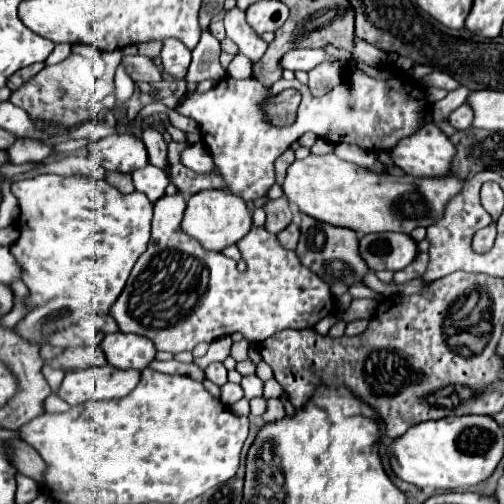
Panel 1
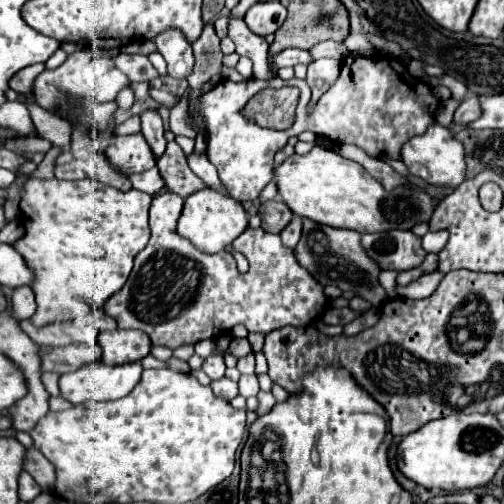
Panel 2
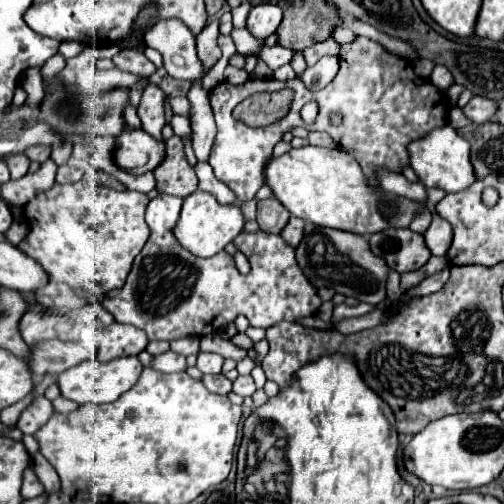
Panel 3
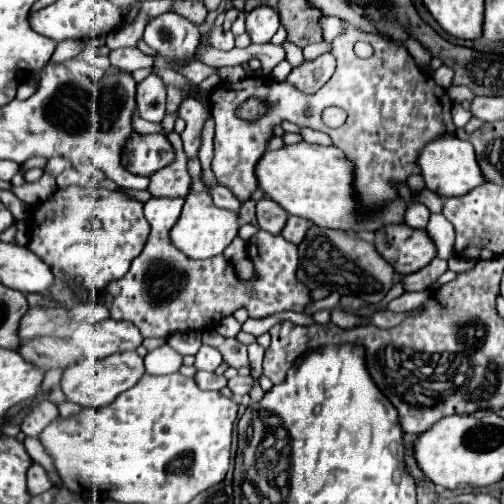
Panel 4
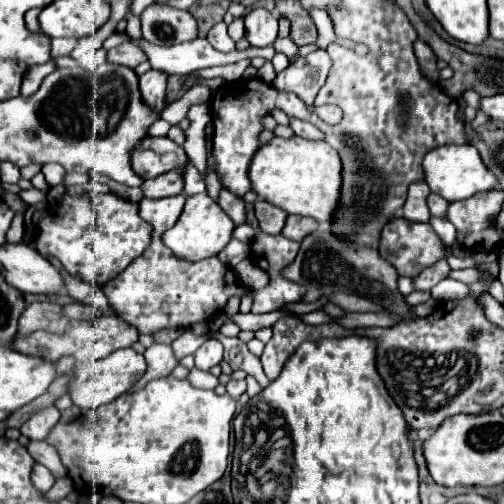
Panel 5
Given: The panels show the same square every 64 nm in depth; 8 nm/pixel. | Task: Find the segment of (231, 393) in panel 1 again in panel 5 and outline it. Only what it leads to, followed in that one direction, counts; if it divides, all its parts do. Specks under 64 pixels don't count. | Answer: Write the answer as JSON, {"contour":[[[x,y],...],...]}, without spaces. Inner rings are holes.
{"contour":[[[192,368],[190,376],[188,376],[190,384],[196,386],[196,388],[216,388],[220,382],[216,376],[212,376],[210,372],[204,372],[204,370],[198,370],[198,368]]]}

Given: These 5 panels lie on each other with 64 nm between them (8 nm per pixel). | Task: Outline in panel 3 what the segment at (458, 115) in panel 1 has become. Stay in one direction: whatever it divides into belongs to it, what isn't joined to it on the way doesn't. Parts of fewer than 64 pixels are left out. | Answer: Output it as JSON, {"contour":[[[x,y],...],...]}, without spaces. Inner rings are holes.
{"contour":[[[472,96],[472,100],[462,108],[462,112],[472,122],[482,124],[482,122],[488,122],[488,116],[492,116],[496,112],[496,104],[494,104],[494,100],[488,100],[482,96]]]}

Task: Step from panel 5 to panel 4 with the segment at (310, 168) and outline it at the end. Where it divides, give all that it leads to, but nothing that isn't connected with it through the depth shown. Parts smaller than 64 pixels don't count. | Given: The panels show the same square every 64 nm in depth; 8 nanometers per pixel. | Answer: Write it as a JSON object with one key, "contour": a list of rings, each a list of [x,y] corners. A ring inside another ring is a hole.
{"contour":[[[300,142],[284,146],[280,150],[268,150],[258,166],[256,176],[260,190],[278,202],[288,214],[306,218],[322,228],[350,230],[350,232],[376,232],[388,224],[402,224],[406,202],[394,200],[382,208],[382,212],[364,218],[358,214],[358,198],[354,190],[354,164],[336,146],[314,146]]]}

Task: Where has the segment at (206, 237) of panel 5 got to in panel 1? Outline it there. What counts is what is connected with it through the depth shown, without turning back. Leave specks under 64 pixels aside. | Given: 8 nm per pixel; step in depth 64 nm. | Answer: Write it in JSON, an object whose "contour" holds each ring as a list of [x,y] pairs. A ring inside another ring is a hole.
{"contour":[[[202,190],[196,192],[190,200],[188,200],[188,208],[184,212],[184,220],[182,220],[182,230],[196,238],[204,248],[208,250],[224,250],[226,246],[236,244],[238,240],[242,240],[252,228],[252,212],[248,210],[246,202],[228,192],[228,190]]]}

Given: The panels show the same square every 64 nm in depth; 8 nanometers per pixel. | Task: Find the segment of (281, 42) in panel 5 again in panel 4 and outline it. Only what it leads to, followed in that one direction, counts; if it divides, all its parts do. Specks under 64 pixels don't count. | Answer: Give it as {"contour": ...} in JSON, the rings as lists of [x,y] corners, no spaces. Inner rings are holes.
{"contour":[[[285,41],[282,46],[286,52],[286,60],[292,67],[297,67],[304,61],[302,49],[288,41]]]}

